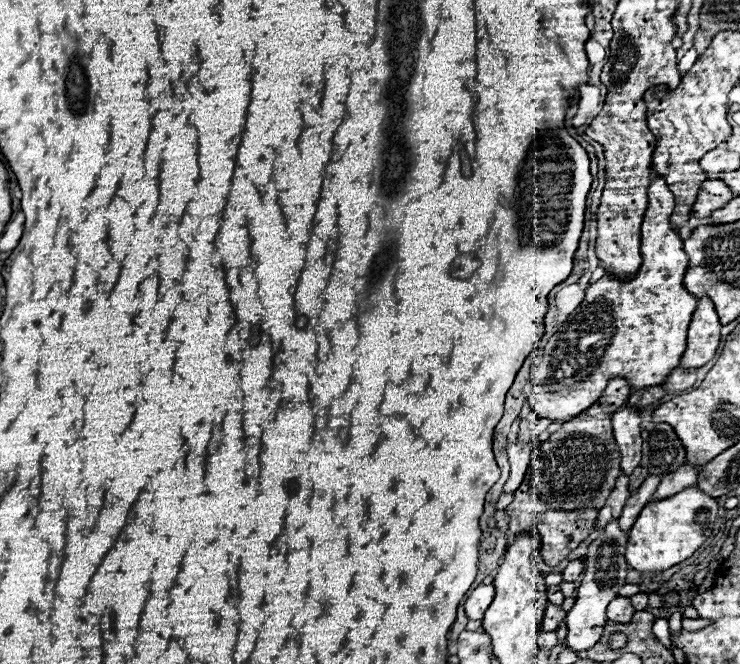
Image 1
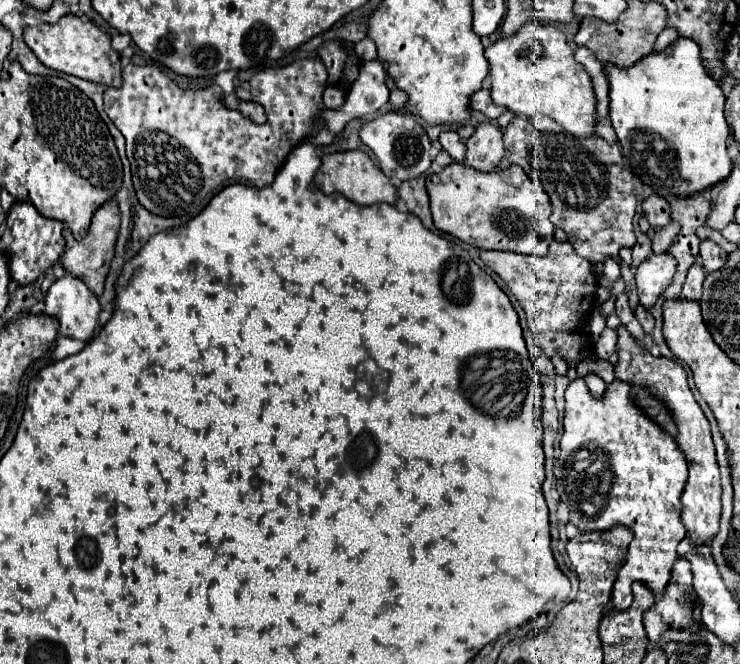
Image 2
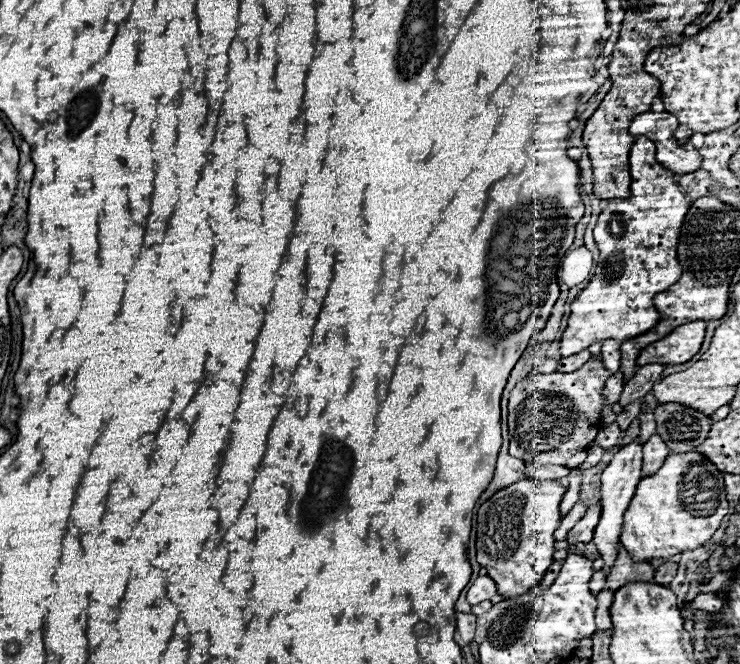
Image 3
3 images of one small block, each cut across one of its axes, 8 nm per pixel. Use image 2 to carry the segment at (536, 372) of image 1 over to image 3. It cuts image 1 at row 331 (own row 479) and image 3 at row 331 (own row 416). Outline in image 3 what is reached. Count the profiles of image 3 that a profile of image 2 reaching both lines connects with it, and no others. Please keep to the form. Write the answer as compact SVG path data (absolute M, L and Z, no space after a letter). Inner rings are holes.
M638 136L630 150L630 174L632 174L630 192L632 196L628 200L610 200L596 222L594 240L600 248L600 260L594 268L592 280L572 302L572 314L568 318L568 326L560 340L562 358L574 356L600 340L612 338L612 340L624 342L644 332L650 332L660 320L660 314L654 306L654 296L662 292L664 288L676 284L676 280L680 280L682 276L682 266L678 264L676 246L678 246L680 228L690 208L690 202L686 202L684 194L678 190L674 182L674 174L668 172L660 162L656 162L654 156L656 156L654 142L648 140L646 136Z

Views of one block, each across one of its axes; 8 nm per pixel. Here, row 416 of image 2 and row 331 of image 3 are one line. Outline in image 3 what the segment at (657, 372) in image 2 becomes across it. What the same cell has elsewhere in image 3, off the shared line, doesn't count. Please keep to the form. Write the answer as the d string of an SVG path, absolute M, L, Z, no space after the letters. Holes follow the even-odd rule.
M694 320L688 324L678 326L672 334L666 338L652 342L648 348L644 348L636 360L638 366L646 364L684 364L694 354L698 354L706 334L706 322Z

